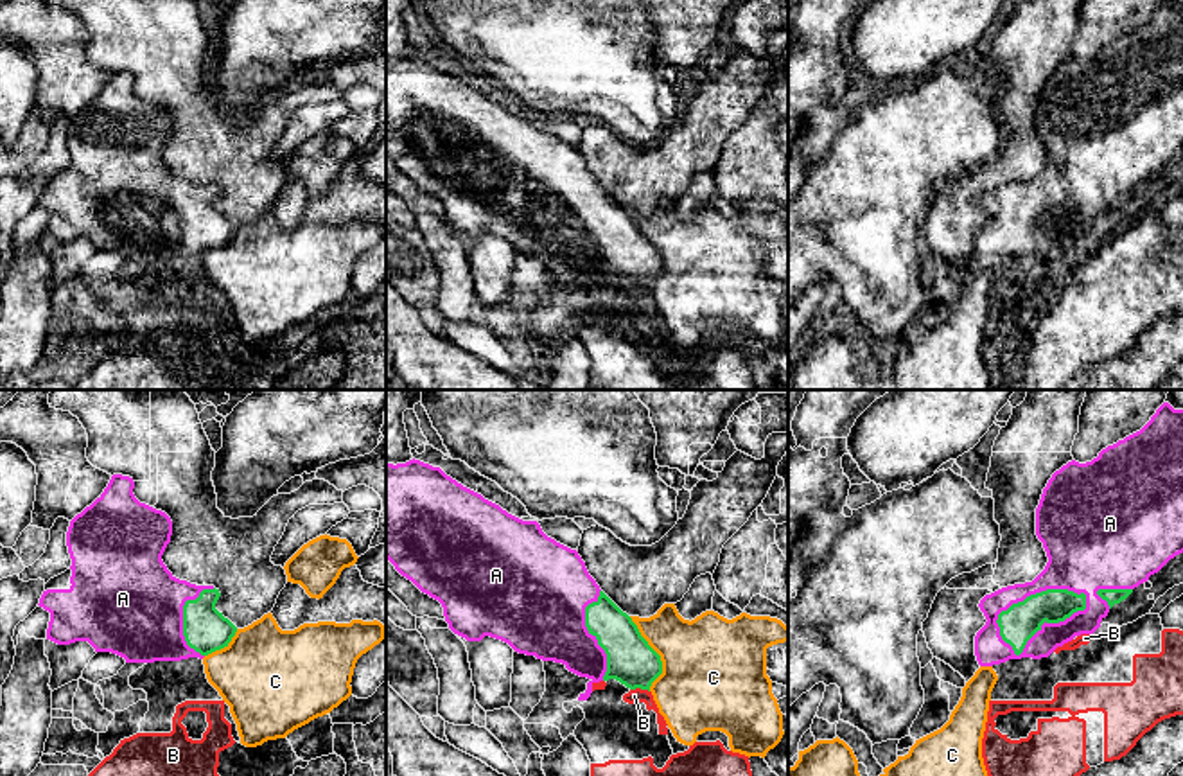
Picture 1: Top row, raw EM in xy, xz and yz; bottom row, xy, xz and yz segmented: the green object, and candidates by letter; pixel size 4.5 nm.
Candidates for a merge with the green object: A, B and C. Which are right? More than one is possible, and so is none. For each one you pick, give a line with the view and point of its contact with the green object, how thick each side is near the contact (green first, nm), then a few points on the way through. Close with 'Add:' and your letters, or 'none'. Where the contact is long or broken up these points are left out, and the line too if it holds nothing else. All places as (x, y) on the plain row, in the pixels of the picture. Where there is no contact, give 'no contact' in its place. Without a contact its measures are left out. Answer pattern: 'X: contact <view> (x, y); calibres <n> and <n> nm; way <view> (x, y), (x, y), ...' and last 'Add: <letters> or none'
A: contact yz (1033, 193); calibres 170 and 260 nm
Add: A

